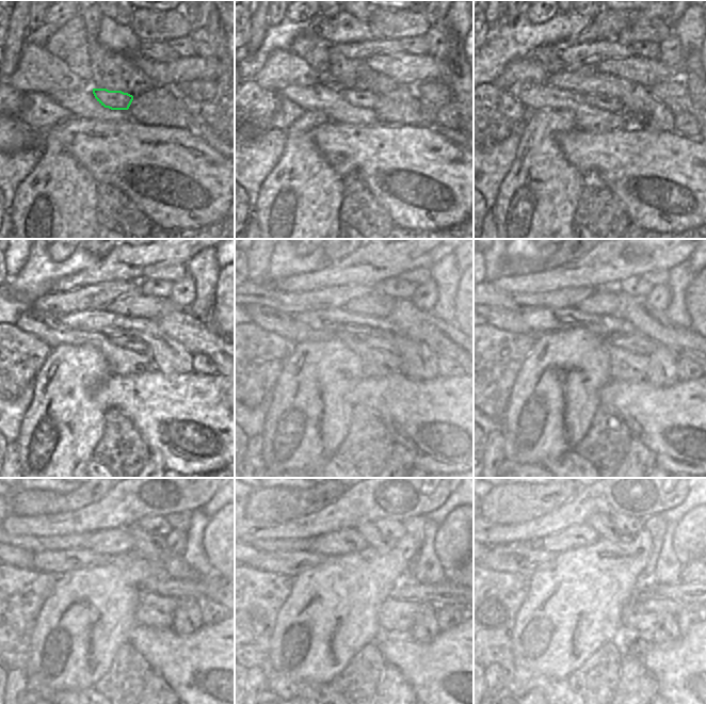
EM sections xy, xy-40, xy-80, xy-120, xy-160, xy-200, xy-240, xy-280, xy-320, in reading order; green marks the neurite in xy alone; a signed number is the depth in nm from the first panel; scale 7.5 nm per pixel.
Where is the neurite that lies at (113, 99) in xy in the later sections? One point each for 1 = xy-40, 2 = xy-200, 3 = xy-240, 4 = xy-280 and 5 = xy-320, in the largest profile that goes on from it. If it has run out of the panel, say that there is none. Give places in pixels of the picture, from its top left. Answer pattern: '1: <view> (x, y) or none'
1: xy-40 (357, 98)
2: xy-200 (637, 344)
3: xy-240 (203, 589)
4: xy-280 (408, 589)
5: xy-320 (690, 593)

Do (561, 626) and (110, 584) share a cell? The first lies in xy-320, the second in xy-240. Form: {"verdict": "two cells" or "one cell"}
{"verdict": "one cell"}

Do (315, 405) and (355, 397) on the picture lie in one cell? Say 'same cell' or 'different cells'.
different cells

